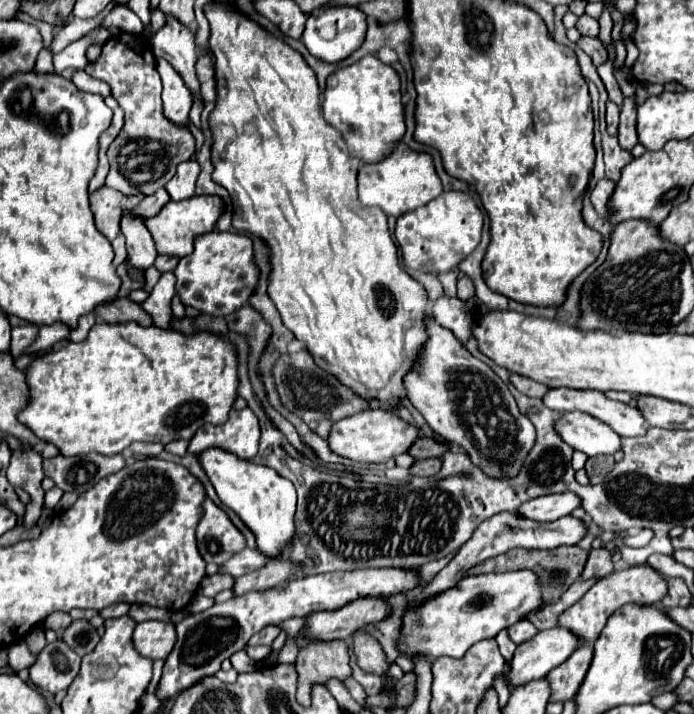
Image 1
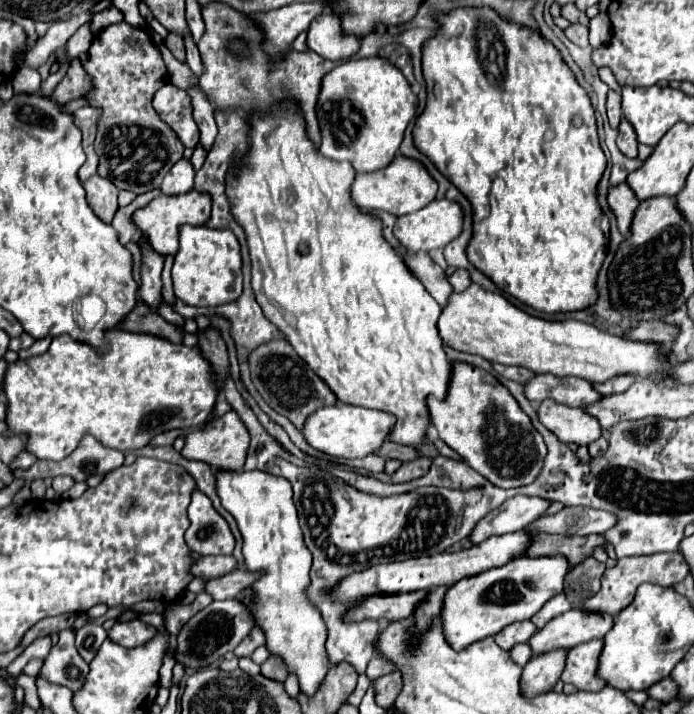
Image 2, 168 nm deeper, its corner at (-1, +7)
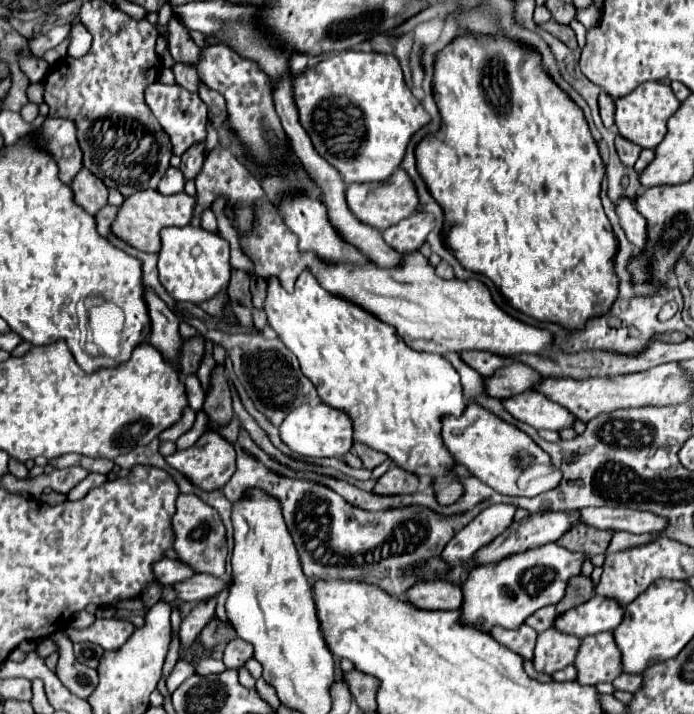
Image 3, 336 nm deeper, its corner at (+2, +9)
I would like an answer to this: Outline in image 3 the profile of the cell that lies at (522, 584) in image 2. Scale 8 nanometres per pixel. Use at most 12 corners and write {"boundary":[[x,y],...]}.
{"boundary":[[551,542],[473,568],[463,622],[519,628],[587,556]]}

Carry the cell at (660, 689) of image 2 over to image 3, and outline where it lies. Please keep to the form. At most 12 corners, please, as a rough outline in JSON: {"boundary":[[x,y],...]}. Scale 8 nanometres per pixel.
{"boundary":[[623,672],[613,680],[615,690],[637,692],[639,674]]}

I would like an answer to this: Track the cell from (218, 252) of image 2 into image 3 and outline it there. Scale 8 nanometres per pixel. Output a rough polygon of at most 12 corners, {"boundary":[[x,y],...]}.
{"boundary":[[191,224],[163,228],[157,272],[173,300],[229,284],[229,244]]}

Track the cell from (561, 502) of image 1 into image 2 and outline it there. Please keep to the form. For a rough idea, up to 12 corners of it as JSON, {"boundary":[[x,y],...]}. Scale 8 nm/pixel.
{"boundary":[[514,496],[482,518],[470,540],[524,530],[550,508],[538,496]]}

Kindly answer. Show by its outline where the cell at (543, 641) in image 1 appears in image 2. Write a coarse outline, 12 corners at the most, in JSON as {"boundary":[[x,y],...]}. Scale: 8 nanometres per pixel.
{"boundary":[[568,610],[530,638],[532,656],[604,638],[608,614]]}

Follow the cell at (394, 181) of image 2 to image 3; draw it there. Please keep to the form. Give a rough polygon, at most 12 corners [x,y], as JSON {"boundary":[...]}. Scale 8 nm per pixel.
{"boundary":[[403,168],[383,184],[351,184],[355,218],[385,230],[417,208]]}

